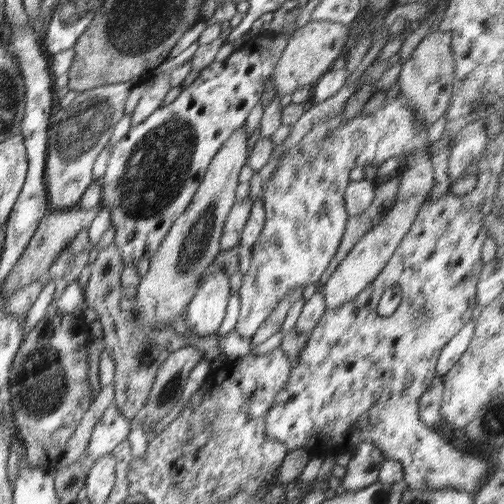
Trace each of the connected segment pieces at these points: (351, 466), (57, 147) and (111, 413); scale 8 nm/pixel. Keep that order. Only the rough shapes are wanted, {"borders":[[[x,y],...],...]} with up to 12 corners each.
{"borders":[[[362,441],[346,466],[341,490],[378,482],[385,459]],[[132,84],[78,93],[48,122],[50,210],[78,206]],[[110,404],[85,450],[92,466],[128,438],[131,422]]]}

